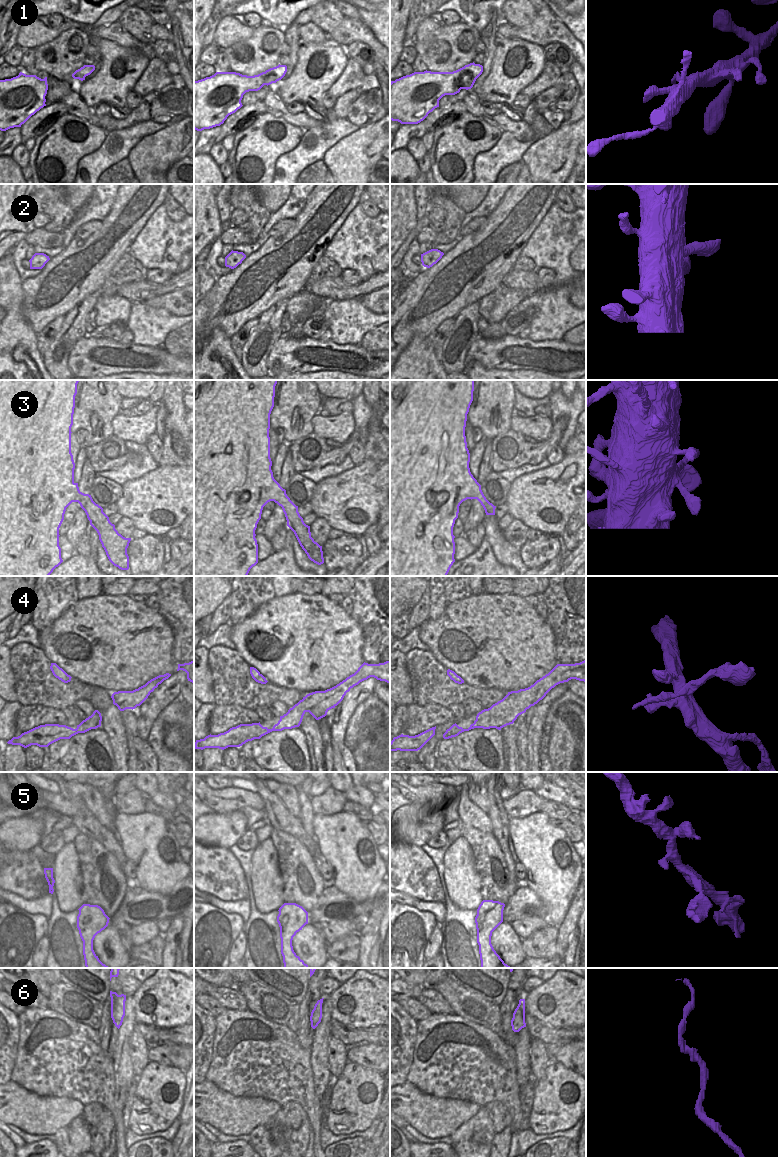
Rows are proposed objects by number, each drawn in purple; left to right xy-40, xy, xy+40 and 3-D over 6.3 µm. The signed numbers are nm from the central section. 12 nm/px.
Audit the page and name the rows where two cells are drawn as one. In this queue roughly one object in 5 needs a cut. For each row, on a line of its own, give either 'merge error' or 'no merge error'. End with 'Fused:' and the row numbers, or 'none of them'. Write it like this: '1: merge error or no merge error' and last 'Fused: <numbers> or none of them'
1: no merge error
2: no merge error
3: no merge error
4: no merge error
5: no merge error
6: no merge error
Fused: none of them

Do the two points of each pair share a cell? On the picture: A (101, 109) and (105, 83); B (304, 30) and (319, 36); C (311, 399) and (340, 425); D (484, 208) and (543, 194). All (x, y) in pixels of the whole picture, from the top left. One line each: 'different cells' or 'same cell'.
A: different cells
B: same cell
C: different cells
D: different cells

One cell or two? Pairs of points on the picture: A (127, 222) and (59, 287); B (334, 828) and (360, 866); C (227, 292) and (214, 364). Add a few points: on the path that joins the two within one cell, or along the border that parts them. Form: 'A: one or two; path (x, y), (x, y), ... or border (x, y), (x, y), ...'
A: one; path (110, 238), (76, 270)
B: one; path (340, 837), (349, 847), (354, 857)
C: two; border (229, 337), (219, 328), (214, 328), (204, 341)

